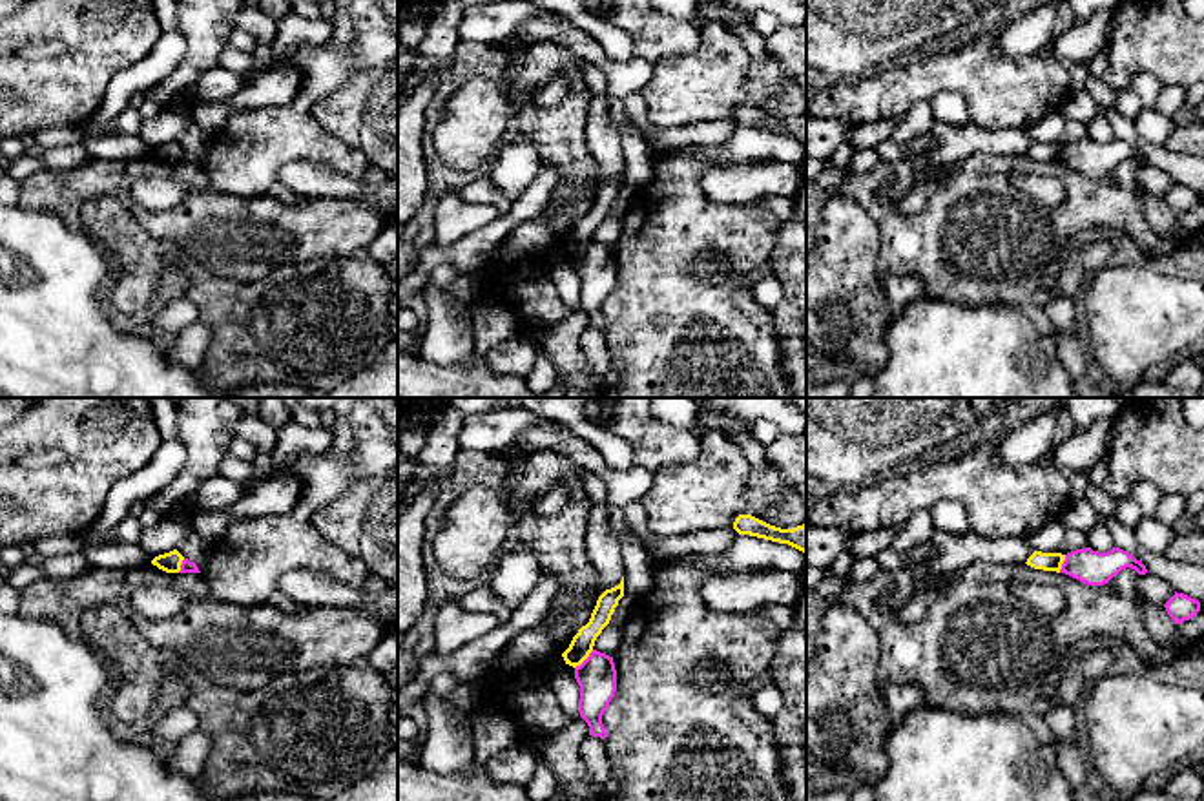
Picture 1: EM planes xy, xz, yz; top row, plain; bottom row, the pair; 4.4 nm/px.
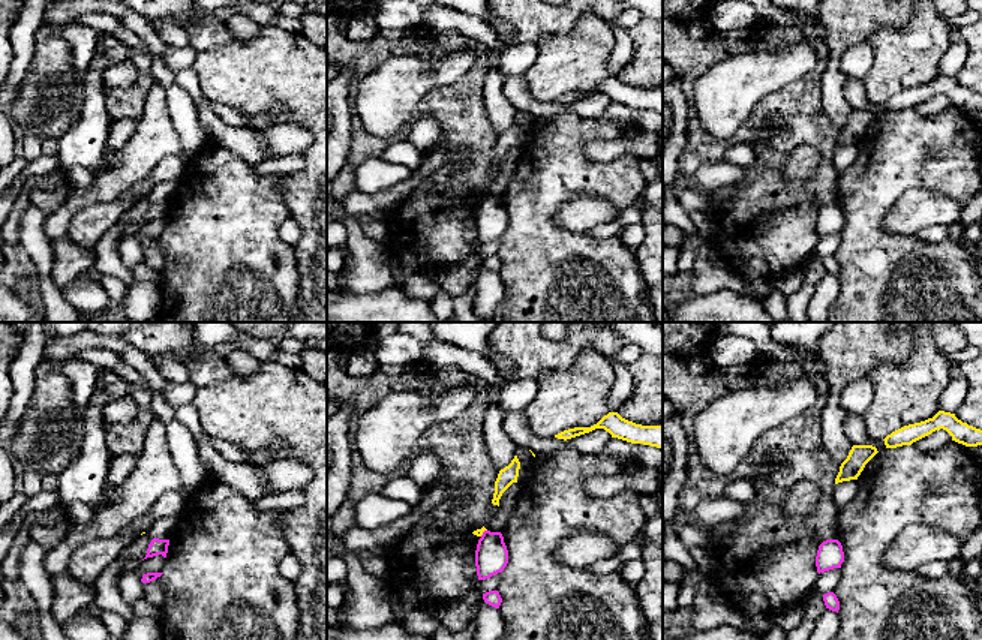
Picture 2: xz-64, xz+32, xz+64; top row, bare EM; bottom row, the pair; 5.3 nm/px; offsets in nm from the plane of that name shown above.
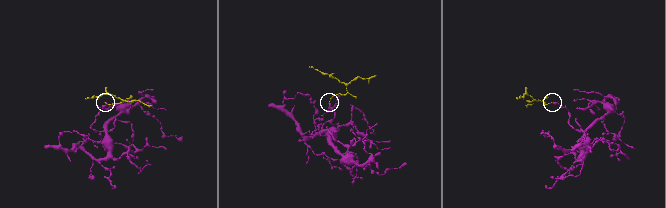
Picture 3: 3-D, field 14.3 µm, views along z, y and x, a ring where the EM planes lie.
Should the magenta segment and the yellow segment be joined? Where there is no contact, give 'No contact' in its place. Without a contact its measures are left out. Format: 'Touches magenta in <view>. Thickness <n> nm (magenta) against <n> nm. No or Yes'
Touches magenta in xz. Thickness 180 nm (magenta) against 100 nm. No

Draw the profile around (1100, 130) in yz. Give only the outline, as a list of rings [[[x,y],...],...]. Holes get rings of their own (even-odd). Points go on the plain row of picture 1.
[[[1104,117],[1091,119],[1085,122],[1085,126],[1093,142],[1107,144],[1115,139],[1115,131]]]

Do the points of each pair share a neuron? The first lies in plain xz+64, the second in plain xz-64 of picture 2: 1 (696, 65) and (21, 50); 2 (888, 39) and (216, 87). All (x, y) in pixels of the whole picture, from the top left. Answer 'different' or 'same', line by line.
1: different
2: same

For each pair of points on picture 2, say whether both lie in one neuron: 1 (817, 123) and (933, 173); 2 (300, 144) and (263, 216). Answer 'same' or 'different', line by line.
1: different
2: different

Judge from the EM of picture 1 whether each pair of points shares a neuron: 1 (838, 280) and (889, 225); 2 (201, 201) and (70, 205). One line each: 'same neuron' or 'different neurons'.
1: different neurons
2: same neuron

